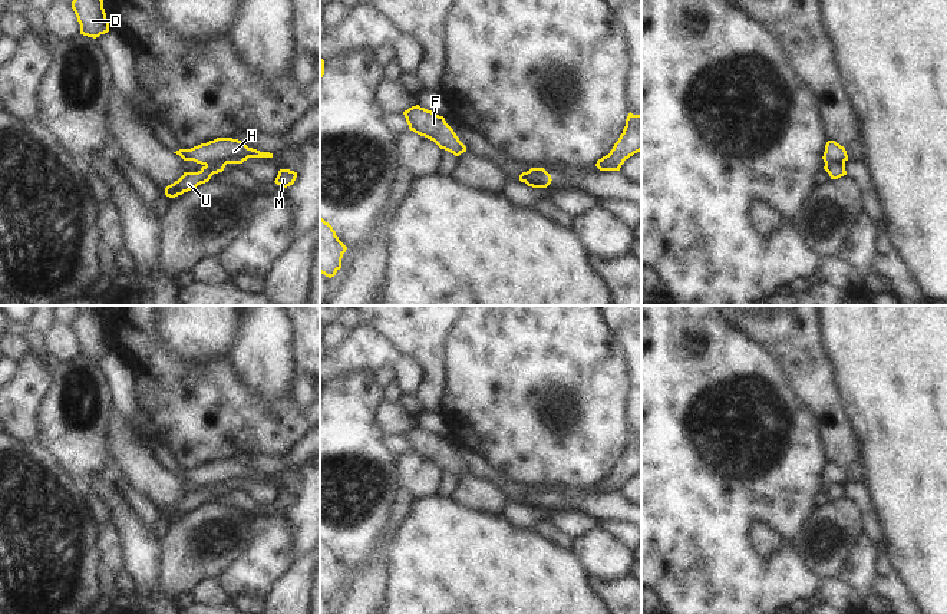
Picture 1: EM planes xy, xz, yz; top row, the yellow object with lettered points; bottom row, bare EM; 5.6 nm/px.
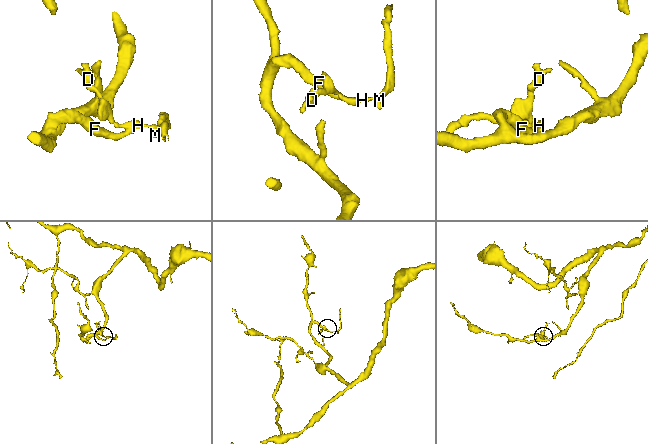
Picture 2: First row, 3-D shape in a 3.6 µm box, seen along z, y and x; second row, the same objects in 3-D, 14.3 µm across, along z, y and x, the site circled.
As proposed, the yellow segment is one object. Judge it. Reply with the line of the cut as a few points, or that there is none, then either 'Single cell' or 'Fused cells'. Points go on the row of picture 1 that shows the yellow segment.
Split along xy (224, 164), (208, 164), (205, 167). Fused cells.

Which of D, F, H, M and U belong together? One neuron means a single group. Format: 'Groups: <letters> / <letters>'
Groups: D H M / F U.

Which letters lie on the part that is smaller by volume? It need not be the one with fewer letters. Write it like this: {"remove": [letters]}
{"remove": ["D", "H", "M"]}

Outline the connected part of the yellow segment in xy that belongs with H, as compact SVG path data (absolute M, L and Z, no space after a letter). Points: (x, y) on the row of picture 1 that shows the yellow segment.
M217 138L191 149L179 149L174 154L179 155L184 161L194 161L205 166L211 164L242 164L248 158L273 158L273 154L248 148L241 141L232 138Z

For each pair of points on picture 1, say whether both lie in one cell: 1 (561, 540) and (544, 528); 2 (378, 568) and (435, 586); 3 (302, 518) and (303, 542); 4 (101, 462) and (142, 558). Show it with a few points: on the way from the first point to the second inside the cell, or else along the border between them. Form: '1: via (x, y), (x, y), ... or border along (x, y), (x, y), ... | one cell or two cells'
1: via (557, 537), (548, 531) | one cell
2: border along (386, 550), (388, 598) | two cells
3: via (303, 524), (303, 537) | one cell
4: border along (104, 471), (85, 472), (76, 479) | two cells

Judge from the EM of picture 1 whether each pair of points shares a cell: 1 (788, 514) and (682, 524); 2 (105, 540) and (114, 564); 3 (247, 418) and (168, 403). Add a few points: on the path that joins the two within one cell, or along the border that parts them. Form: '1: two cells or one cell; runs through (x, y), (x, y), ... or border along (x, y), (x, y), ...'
1: one cell; runs through (762, 514), (708, 514)
2: one cell; runs through (111, 545), (112, 558)
3: one cell; runs through (227, 418), (188, 403)

